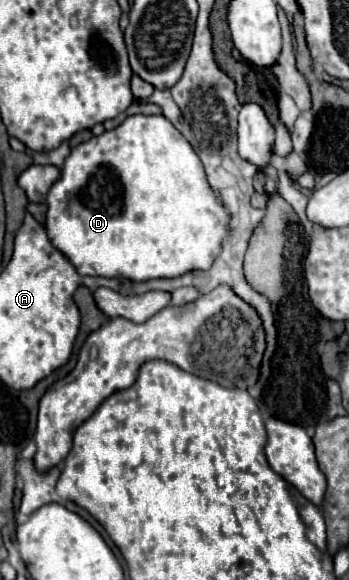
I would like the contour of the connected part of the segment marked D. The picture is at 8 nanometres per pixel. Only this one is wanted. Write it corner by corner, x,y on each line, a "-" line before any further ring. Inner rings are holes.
133,115
133,117
127,117
113,131
105,131
103,135
91,137
89,141
77,145
71,151
71,155
65,159
65,165
61,169
61,179
51,187
46,205
49,205
45,220
47,235
51,237
53,245
63,255
69,257
69,261
75,265
79,275
127,277
135,283
143,283
143,281
151,281
151,279
175,279
175,277
181,277
181,275
185,275
189,271
197,271
197,269
205,271
205,269
211,269
213,261
217,259
217,255
221,251
221,241
229,233
229,213
225,213
225,207
217,201
217,195
213,193
213,189
211,189
211,185
205,177
205,169
201,165
201,159
197,157
197,153
193,151
189,141
163,115
151,115
151,117
-
63,215
67,215
67,221
59,221
59,217
63,217

